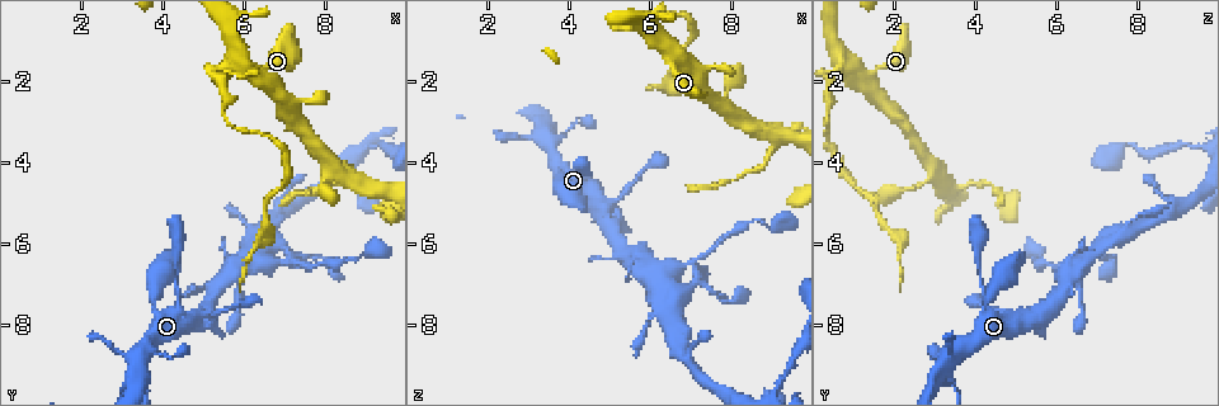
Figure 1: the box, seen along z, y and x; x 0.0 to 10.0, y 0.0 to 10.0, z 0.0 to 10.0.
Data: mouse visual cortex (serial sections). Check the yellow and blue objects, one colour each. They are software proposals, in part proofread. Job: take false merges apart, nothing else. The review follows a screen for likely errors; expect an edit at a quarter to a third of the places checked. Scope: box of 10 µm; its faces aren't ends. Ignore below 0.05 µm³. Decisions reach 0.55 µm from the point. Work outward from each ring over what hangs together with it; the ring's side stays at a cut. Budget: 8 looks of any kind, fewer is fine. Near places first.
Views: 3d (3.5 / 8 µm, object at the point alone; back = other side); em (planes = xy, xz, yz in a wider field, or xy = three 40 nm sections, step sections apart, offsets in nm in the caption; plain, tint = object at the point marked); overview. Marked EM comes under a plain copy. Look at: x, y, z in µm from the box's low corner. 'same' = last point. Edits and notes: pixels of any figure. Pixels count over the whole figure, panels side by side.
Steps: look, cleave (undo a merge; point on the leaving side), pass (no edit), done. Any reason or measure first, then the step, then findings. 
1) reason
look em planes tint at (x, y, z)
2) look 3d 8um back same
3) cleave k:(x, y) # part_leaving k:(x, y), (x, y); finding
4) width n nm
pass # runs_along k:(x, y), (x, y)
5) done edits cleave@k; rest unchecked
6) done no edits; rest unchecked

calibre changes
look 3d 3.5um back at (6.35, 5.70, 7.70)

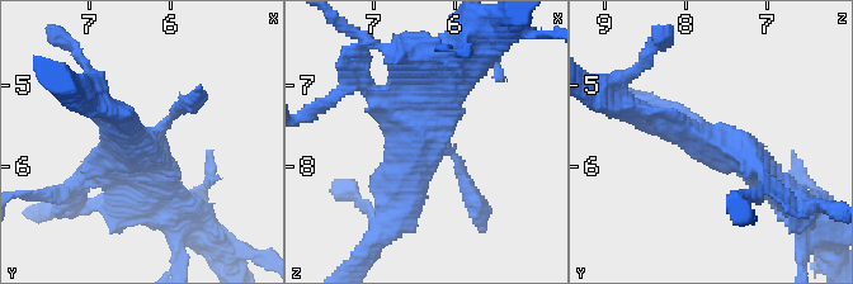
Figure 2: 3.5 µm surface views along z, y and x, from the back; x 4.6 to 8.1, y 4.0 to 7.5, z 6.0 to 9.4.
look em xy step 3 tint at (6.30, 5.75, 7.75)

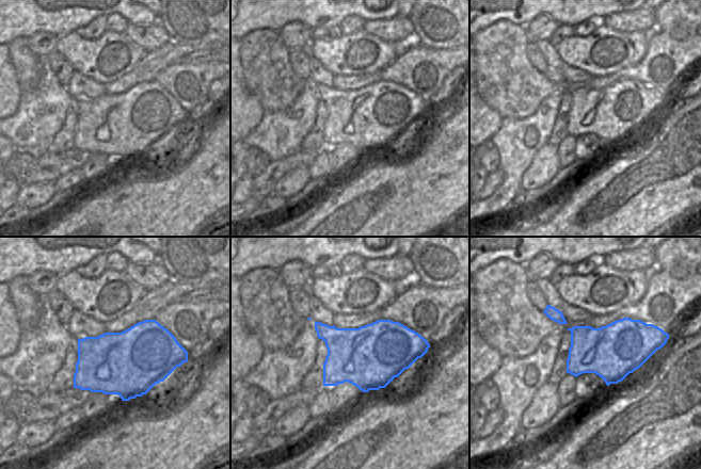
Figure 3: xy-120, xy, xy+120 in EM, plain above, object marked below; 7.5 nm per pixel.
pass # one cell here

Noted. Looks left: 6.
look 3d 3.5um at (9.00, 4.60, 3.40)

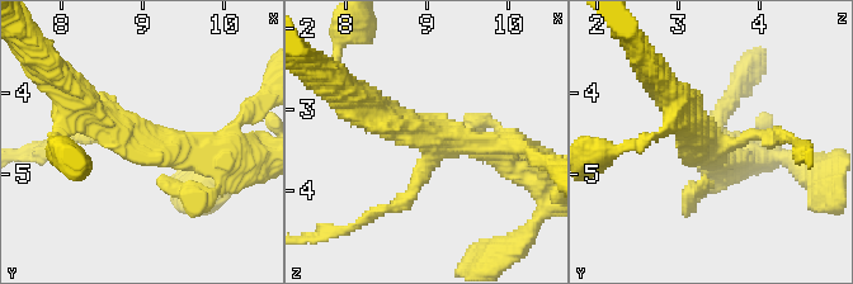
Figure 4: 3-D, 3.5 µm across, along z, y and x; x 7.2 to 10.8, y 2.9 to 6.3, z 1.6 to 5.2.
arms 3; arm_widths 150, 350, 400 nm; shape alone is not enough
look em xy step 5 tint at (9.05, 4.60, 3.35)

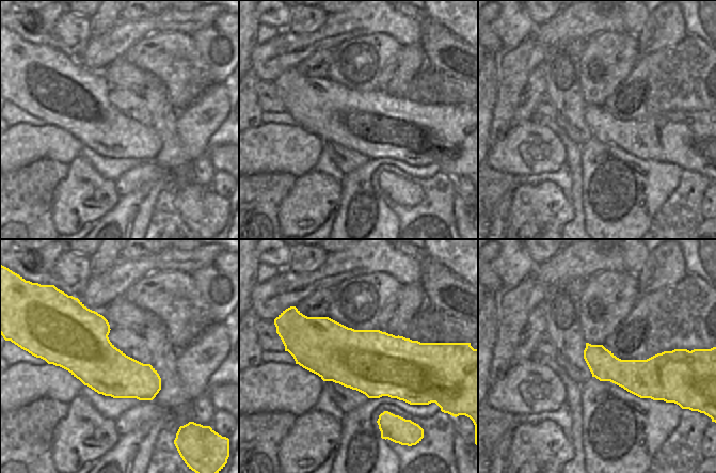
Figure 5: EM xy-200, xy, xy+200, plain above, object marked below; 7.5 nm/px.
another direction
look em xy step 1 tint same

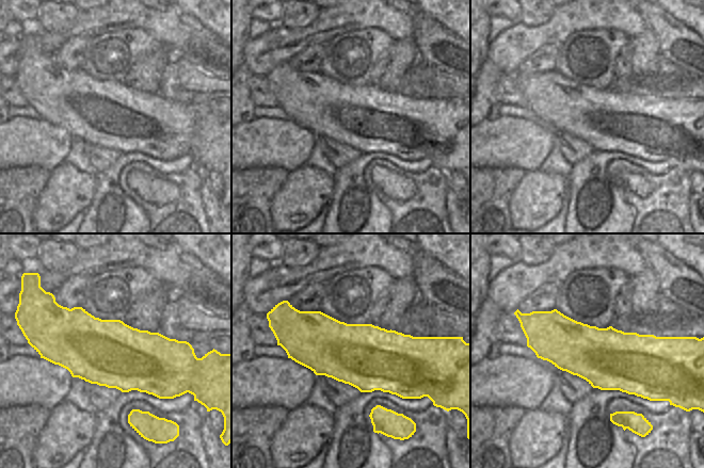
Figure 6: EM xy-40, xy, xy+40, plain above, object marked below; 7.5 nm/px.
pass # runs_along 4:(79, 105), (220, 171); one cell here

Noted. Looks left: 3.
three arms meet
look 3d 8um back at (3.50, 9.10, 3.20)

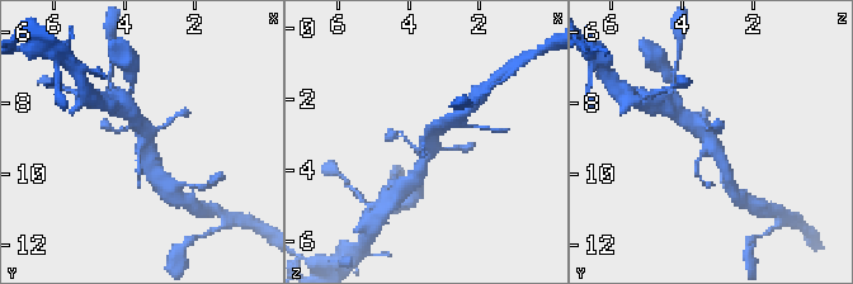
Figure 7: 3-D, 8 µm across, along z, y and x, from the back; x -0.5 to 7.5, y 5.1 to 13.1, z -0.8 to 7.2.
look 3d 3.5um same

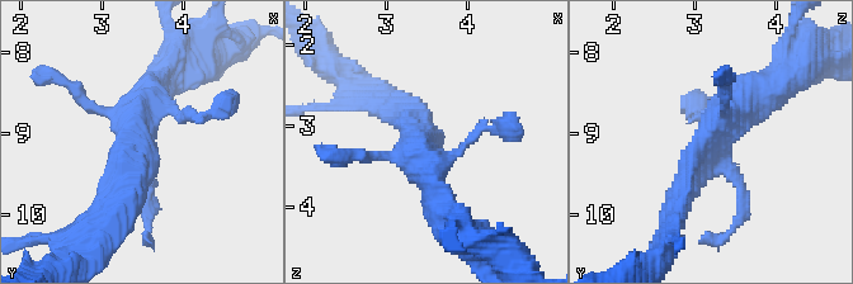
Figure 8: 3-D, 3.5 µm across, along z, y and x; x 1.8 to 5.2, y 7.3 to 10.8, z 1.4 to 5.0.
look em xy step 3 tint at (3.50, 9.15, 3.20)

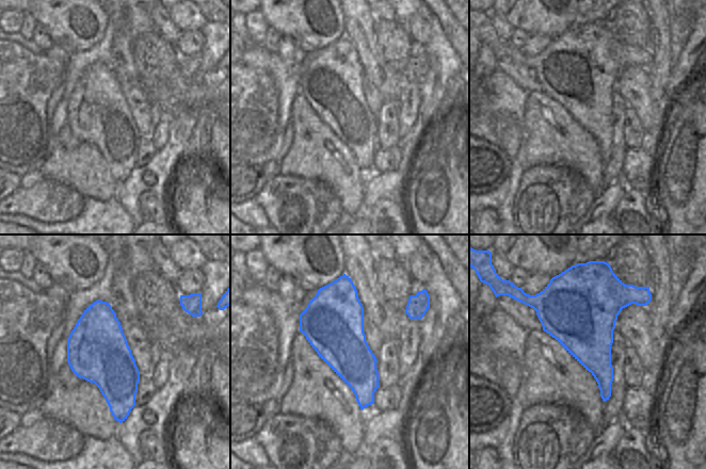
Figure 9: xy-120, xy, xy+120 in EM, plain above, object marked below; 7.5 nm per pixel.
pass # runs_along 8:(764, 94), (715, 129), (673, 212); all the same cell

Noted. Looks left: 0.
done no edits; rest unchecked

